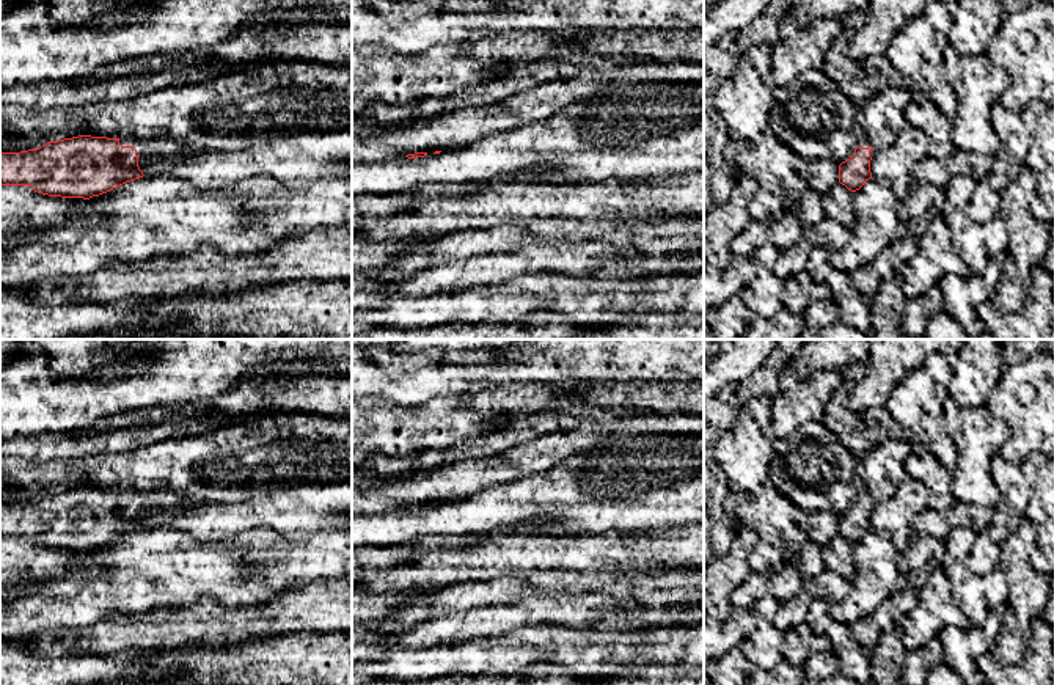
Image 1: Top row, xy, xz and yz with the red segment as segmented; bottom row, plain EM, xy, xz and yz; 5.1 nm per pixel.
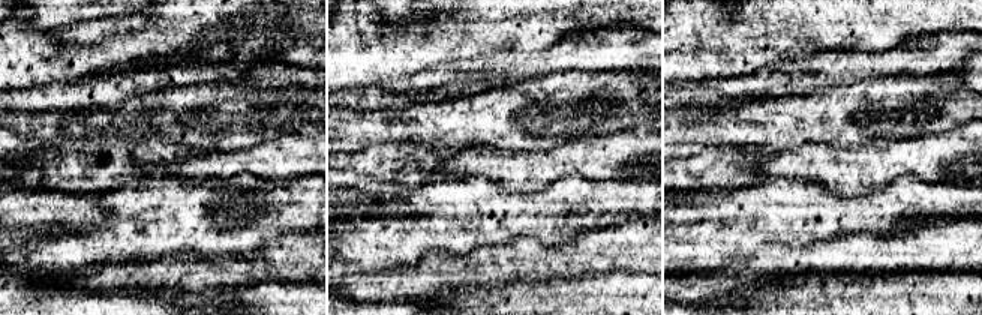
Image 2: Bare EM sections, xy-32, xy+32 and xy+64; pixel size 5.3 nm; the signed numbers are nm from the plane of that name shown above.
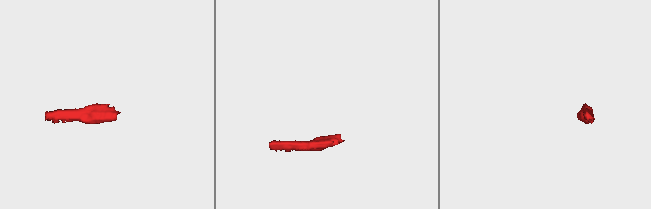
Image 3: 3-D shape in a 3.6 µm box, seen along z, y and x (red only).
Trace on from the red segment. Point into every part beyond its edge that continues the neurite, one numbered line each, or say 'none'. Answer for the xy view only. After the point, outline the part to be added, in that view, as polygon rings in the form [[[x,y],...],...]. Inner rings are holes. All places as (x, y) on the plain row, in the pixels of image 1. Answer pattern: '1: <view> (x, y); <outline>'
1: xy (157, 498); [[[124,490],[119,492],[119,496],[134,498],[137,501],[138,512],[141,512],[146,507],[174,509],[182,504],[195,503],[171,490],[152,490],[152,492]]]

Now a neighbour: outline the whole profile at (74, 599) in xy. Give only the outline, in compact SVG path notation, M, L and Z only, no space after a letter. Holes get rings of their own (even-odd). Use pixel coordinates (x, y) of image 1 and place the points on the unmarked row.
M258 526L218 544L198 544L177 529L143 528L90 553L108 566L105 573L22 581L13 588L17 594L0 605L0 613L16 608L31 619L33 630L88 627L108 614L141 616L162 606L193 605L204 597L232 610L267 605L281 592L311 581L352 577L352 531L283 534Z

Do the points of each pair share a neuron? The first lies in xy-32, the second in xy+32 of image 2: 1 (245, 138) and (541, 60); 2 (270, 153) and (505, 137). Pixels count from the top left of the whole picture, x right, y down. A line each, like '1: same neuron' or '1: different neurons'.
1: different neurons
2: different neurons

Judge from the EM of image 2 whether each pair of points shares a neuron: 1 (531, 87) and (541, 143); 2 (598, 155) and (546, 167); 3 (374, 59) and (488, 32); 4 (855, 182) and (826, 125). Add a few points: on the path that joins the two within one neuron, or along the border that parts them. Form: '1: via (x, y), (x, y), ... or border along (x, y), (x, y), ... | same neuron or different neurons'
1: via (531, 101), (529, 105), (541, 117), (544, 129) | same neuron
2: via (585, 156), (559, 162) | same neuron
3: via (402, 51), (435, 41), (459, 41) | same neuron
4: border along (801, 146), (810, 143), (843, 147), (873, 146) | different neurons

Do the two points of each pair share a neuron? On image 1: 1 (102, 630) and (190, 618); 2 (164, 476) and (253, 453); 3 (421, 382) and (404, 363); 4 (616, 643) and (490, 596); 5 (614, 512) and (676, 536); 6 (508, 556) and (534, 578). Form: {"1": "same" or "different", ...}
{"1": "same", "2": "same", "3": "different", "4": "different", "5": "different", "6": "different"}

